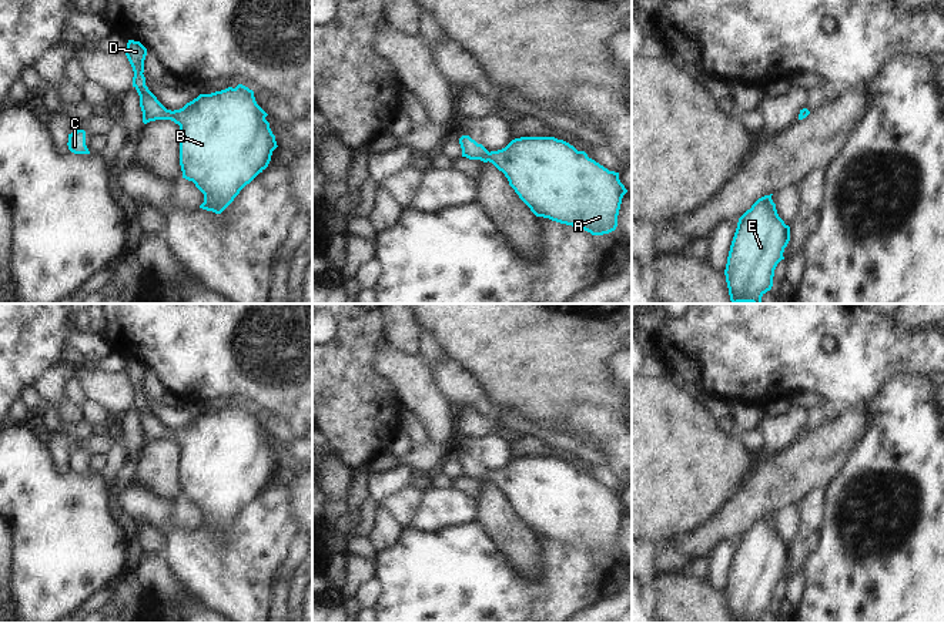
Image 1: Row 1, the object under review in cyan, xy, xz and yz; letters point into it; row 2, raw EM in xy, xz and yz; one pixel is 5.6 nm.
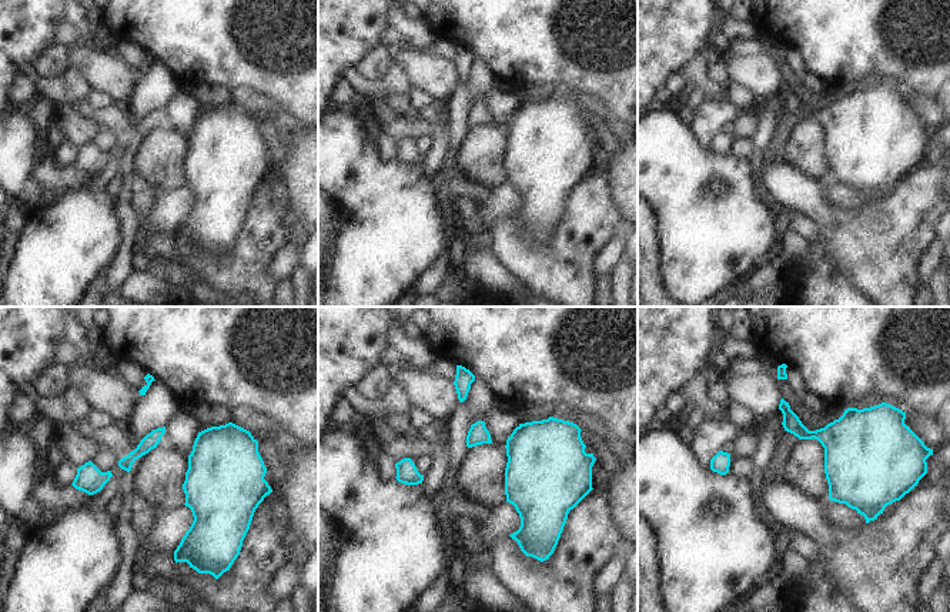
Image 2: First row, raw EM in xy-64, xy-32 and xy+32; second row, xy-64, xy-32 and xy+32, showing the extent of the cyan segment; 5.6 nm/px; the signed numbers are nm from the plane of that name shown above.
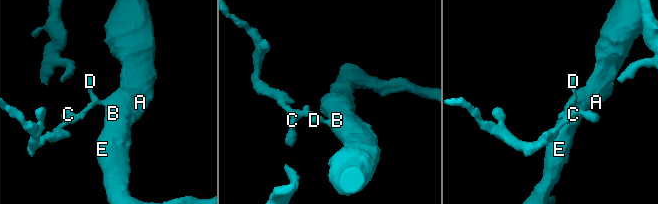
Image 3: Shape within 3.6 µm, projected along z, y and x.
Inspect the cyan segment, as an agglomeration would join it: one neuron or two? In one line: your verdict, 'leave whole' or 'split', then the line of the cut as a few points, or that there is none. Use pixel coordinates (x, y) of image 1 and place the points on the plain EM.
leave whole; no cut

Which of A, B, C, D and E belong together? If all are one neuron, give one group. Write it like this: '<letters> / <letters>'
A B C D E

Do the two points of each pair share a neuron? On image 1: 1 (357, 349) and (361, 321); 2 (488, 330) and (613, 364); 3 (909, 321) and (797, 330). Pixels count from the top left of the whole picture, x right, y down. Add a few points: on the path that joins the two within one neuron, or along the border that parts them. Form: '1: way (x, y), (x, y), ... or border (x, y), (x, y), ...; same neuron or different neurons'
1: way (357, 342), (360, 328); same neuron
2: border (616, 351), (605, 364), (615, 382); different neurons
3: border (893, 318), (897, 327), (906, 330), (926, 328); different neurons

